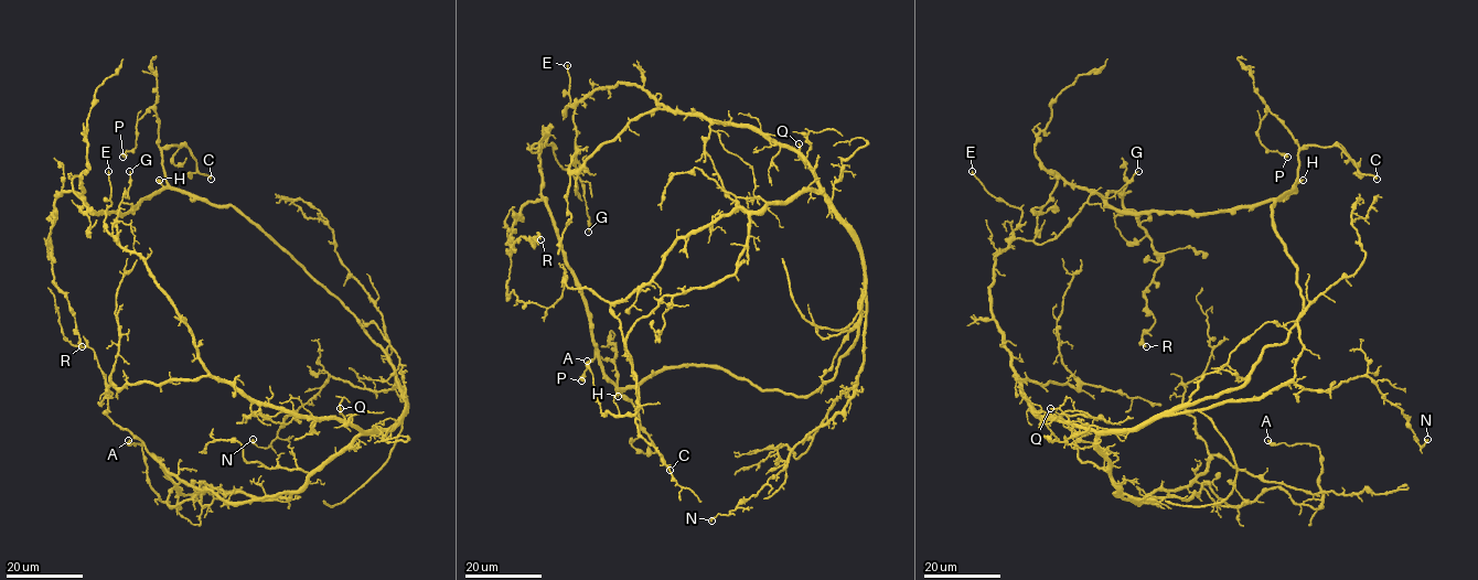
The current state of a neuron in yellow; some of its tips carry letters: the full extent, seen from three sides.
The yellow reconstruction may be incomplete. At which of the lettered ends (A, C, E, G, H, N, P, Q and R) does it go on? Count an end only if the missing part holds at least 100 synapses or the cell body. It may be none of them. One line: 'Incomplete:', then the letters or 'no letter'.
Incomplete: no letter

